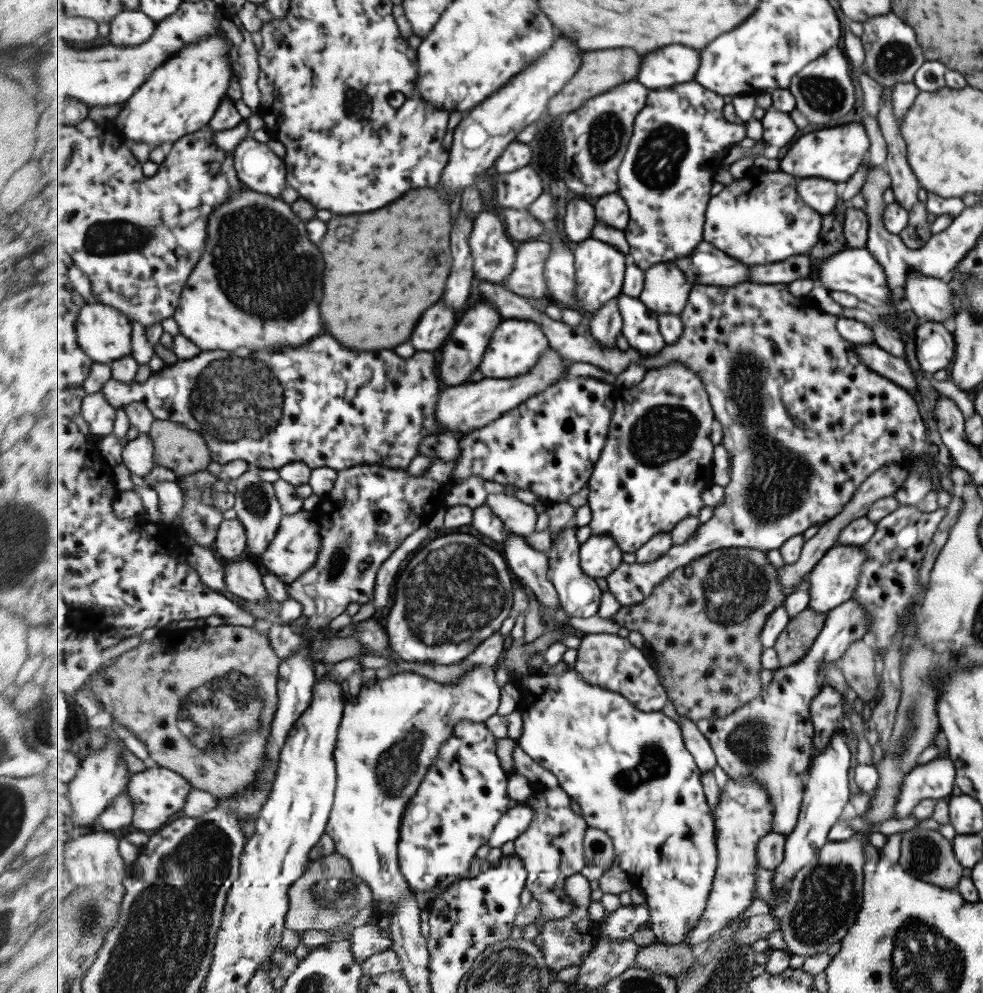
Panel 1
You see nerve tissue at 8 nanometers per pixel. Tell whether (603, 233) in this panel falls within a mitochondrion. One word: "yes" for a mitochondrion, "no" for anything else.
no

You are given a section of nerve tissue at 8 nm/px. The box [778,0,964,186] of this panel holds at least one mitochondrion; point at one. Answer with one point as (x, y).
(824, 93)

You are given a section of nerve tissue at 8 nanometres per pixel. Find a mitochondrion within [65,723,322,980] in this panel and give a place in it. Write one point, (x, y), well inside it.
(88, 916)

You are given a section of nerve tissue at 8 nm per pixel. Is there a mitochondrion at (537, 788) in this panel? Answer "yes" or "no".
no

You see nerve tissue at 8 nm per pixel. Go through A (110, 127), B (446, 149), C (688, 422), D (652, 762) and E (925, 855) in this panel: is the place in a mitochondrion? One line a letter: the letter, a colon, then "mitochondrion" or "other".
A: other
B: other
C: mitochondrion
D: mitochondrion
E: mitochondrion

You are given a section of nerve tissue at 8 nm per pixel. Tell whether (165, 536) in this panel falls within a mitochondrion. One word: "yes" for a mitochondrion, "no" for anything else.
no

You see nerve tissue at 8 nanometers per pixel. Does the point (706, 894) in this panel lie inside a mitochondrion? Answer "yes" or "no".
no

